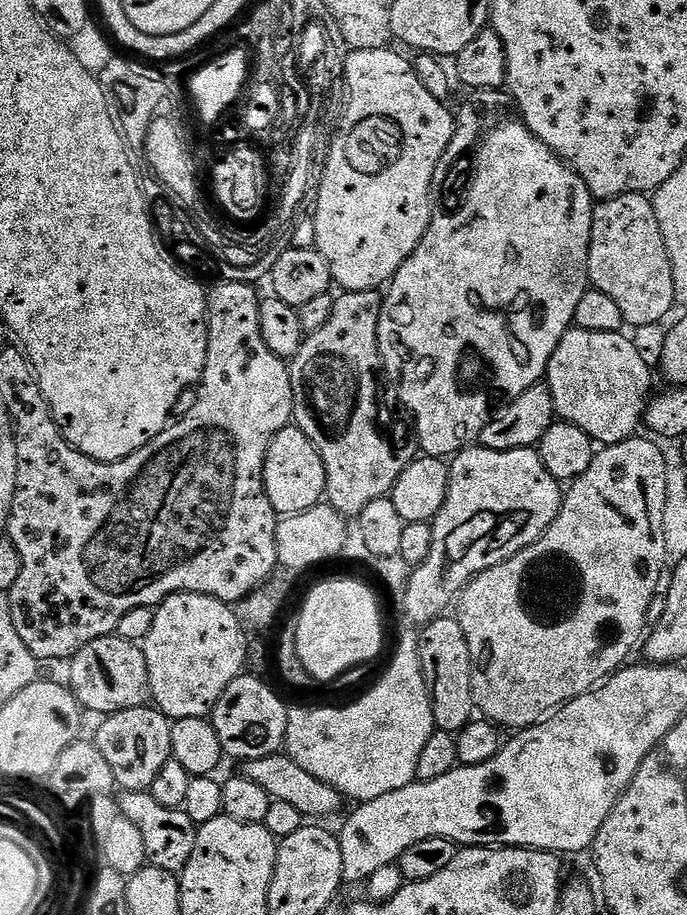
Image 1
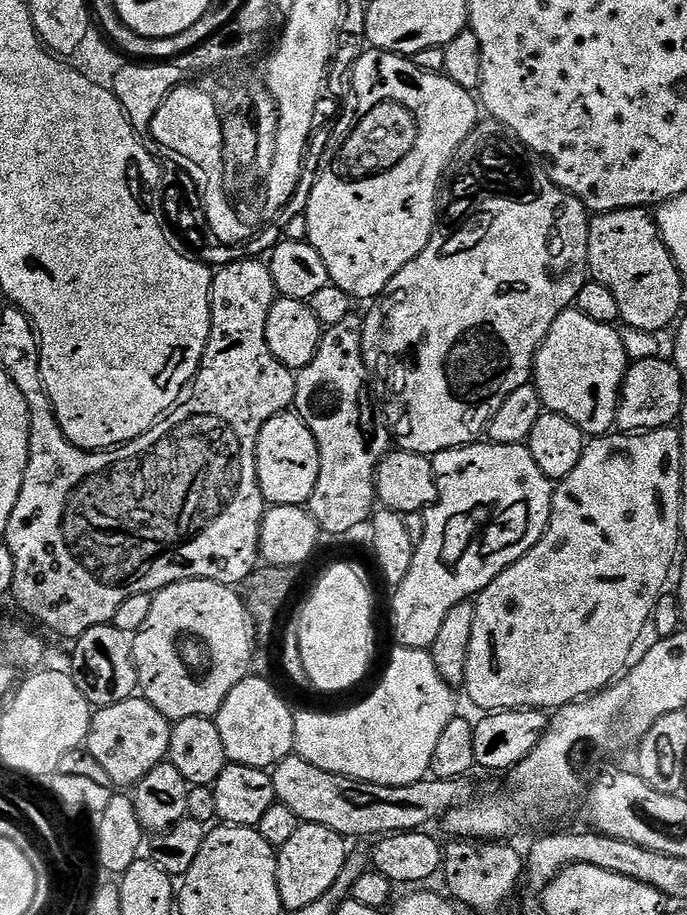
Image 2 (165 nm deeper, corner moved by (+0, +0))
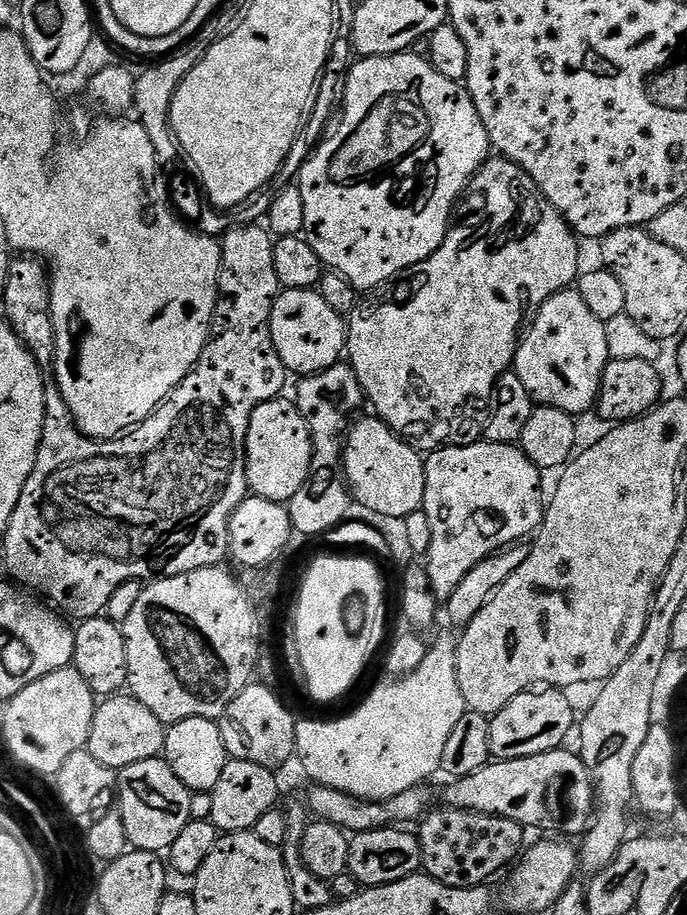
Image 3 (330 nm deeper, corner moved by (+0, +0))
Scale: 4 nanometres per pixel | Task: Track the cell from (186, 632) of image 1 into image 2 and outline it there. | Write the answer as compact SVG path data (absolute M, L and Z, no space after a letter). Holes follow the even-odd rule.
M183 580L171 584L153 595L146 623L132 636L139 695L170 722L199 716L215 717L222 702L226 702L226 694L249 675L254 649L256 628L235 587L213 580Z

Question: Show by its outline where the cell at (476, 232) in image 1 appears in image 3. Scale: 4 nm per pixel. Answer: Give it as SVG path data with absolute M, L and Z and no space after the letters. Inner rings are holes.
M503 158L485 160L484 167L468 183L466 195L462 200L462 208L463 204L468 213L449 227L442 246L438 246L438 250L434 250L434 254L430 254L430 258L426 258L420 264L415 264L412 268L407 268L402 273L403 278L389 282L384 287L375 289L367 298L361 299L356 309L352 311L352 315L346 320L346 360L351 364L358 382L362 386L367 403L370 408L372 404L373 410L376 411L373 413L383 420L400 439L408 441L411 448L424 454L431 454L437 448L465 448L467 444L477 443L483 437L484 425L488 423L496 383L502 373L513 367L516 350L520 347L522 333L526 328L526 321L555 292L571 289L582 271L582 265L580 265L581 241L576 233L562 218L559 210L536 189L536 183L532 181L530 174L526 174L526 170L522 170L512 161Z

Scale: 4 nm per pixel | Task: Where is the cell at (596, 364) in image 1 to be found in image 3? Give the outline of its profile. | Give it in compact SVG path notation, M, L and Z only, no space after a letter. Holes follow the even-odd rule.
M575 290L555 292L531 317L526 331L516 350L514 371L522 378L522 386L531 394L537 405L545 408L557 408L568 412L574 418L580 418L583 412L597 407L600 398L602 374L609 362L607 350L607 330L605 321L594 318L590 306L582 302L580 293Z

